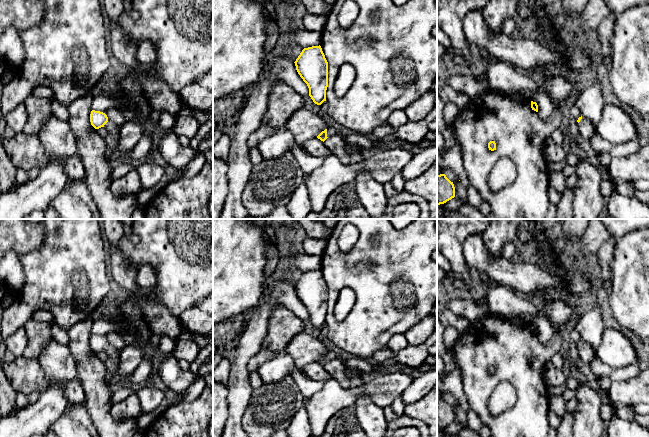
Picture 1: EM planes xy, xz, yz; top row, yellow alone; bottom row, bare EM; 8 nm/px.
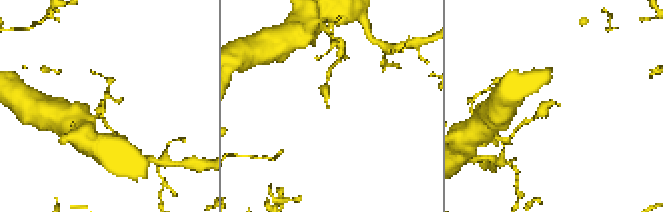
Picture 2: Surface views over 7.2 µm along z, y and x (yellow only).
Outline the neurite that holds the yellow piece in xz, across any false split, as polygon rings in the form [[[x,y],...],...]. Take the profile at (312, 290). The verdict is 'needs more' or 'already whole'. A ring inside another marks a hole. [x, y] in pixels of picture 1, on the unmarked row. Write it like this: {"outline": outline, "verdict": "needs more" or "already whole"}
{"outline": [[[321,270],[304,272],[294,286],[296,294],[309,312],[309,320],[317,329],[326,325],[328,286]]], "verdict": "already whole"}

